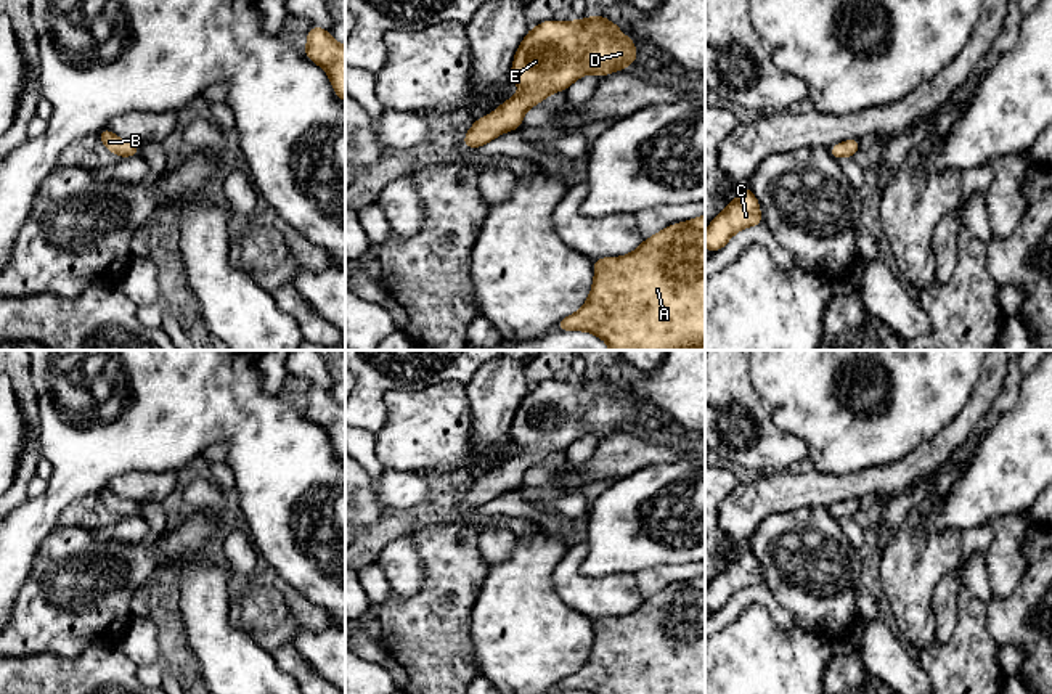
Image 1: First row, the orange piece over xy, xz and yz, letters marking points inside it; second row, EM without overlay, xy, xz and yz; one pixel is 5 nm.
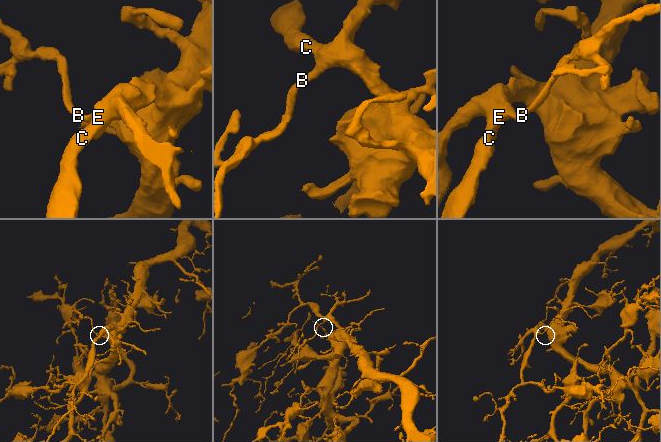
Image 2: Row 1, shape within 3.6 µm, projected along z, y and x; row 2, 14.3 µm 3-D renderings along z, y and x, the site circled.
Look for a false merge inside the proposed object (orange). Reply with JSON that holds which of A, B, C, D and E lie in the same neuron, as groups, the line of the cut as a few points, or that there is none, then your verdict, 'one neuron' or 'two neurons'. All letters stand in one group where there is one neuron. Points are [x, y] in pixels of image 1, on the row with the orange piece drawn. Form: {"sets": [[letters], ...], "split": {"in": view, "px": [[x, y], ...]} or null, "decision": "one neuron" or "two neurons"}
{"sets": [["A", "B", "C", "D", "E"]], "split": null, "decision": "one neuron"}

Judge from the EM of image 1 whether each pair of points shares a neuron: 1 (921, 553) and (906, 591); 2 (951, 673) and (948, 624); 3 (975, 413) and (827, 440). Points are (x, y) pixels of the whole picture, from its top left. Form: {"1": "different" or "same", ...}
{"1": "same", "2": "different", "3": "different"}

